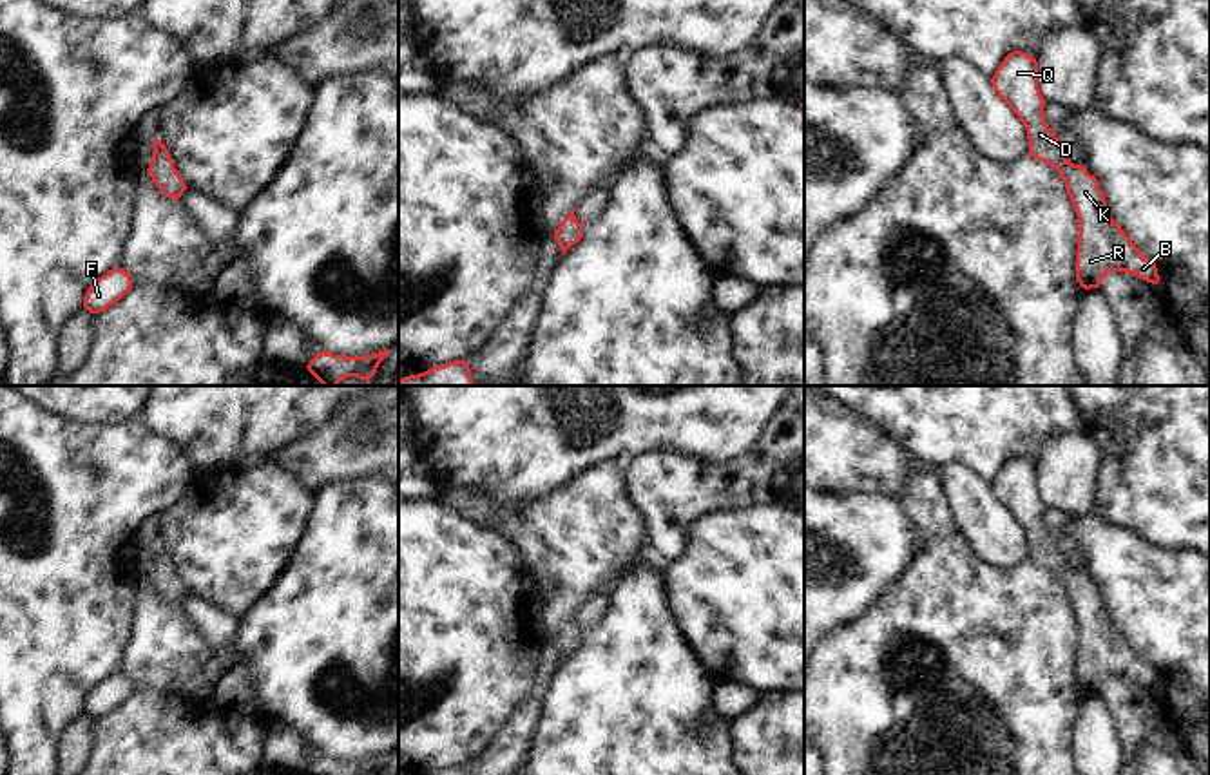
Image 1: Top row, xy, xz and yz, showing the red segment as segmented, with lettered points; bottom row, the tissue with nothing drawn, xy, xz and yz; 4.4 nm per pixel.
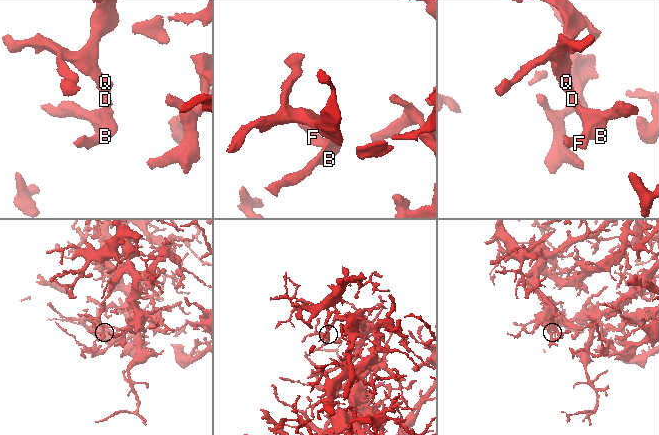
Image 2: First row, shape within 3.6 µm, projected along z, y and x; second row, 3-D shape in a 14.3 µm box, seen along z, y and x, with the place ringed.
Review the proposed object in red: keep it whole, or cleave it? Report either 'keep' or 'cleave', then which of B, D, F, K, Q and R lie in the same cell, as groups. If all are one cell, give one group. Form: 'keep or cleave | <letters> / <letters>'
keep | B D F K Q R

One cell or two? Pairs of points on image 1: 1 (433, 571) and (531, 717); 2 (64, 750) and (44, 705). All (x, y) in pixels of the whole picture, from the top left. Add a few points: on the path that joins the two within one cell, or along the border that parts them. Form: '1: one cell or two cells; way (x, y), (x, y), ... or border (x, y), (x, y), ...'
1: two cells; border (538, 663), (529, 694), (495, 736)
2: two cells; border (82, 710), (60, 732), (53, 755)

